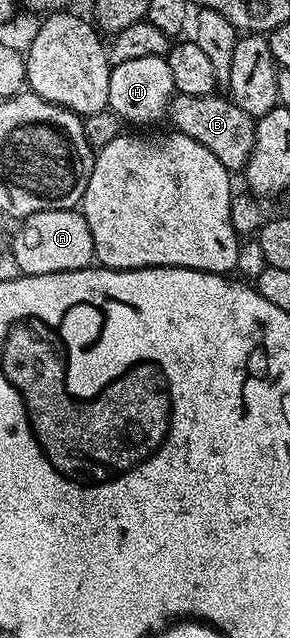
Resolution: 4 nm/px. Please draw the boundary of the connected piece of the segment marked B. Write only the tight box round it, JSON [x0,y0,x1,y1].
[168,92,256,174]

